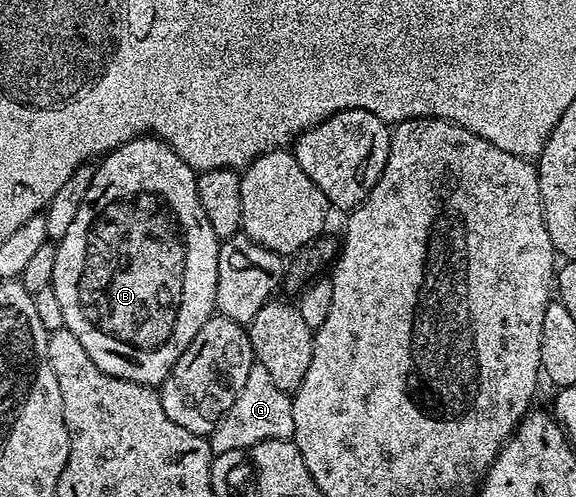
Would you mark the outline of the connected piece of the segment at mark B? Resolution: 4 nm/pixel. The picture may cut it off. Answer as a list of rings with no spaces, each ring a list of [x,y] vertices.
[[[139,137],[109,151],[107,155],[101,156],[100,162],[94,167],[92,185],[88,185],[88,193],[84,193],[84,201],[80,201],[80,209],[76,209],[76,217],[72,217],[68,233],[64,233],[64,237],[56,243],[56,269],[52,286],[64,313],[65,330],[76,333],[76,338],[80,340],[80,345],[84,345],[88,357],[92,357],[92,361],[96,361],[96,365],[104,373],[120,377],[124,381],[161,388],[172,373],[176,361],[180,361],[184,349],[192,345],[196,333],[200,333],[203,325],[215,314],[219,246],[218,235],[212,225],[208,225],[208,217],[204,217],[204,209],[200,205],[198,175],[168,143],[157,137]]]

